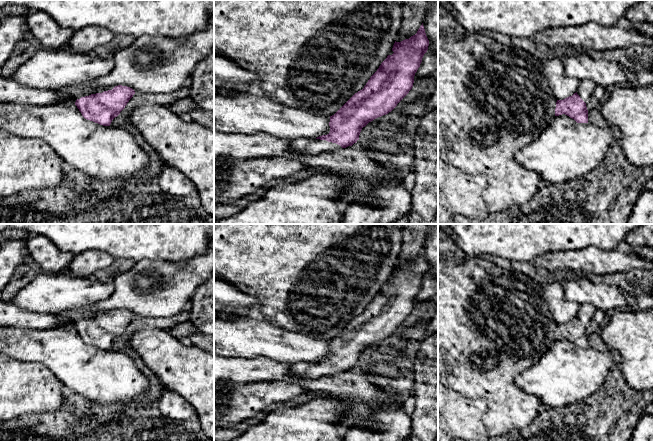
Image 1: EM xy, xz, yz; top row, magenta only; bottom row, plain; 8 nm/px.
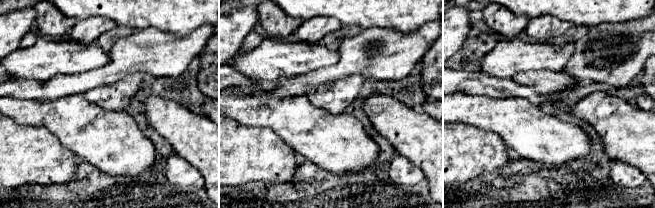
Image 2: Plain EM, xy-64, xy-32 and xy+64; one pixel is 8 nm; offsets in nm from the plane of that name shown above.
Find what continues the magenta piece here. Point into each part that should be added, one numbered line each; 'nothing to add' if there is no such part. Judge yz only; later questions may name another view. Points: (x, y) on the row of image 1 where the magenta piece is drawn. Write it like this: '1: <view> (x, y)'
1: yz (586, 88)

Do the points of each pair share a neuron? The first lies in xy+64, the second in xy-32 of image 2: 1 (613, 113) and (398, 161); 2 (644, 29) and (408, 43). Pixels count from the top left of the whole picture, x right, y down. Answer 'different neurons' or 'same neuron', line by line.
1: different neurons
2: same neuron

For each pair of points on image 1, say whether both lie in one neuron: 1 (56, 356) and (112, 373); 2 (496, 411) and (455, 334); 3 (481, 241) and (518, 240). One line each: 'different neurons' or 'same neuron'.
1: same neuron
2: same neuron
3: same neuron

